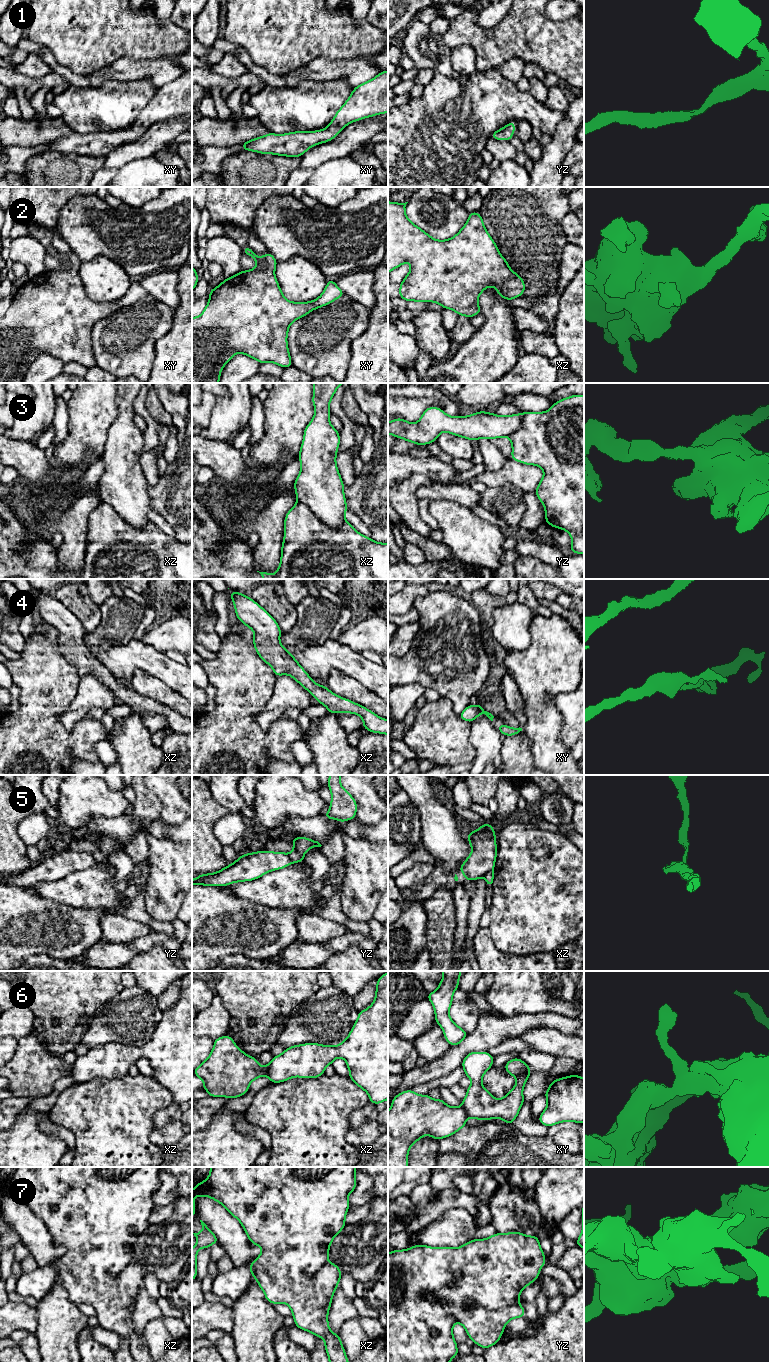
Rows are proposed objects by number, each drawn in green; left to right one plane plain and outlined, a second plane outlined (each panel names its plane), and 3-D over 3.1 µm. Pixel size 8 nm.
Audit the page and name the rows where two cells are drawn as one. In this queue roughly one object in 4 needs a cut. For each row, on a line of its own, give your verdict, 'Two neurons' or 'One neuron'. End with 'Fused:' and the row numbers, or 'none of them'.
1: One neuron
2: One neuron
3: Two neurons
4: One neuron
5: Two neurons
6: Two neurons
7: Two neurons
Fused: 3, 5, 6, 7

